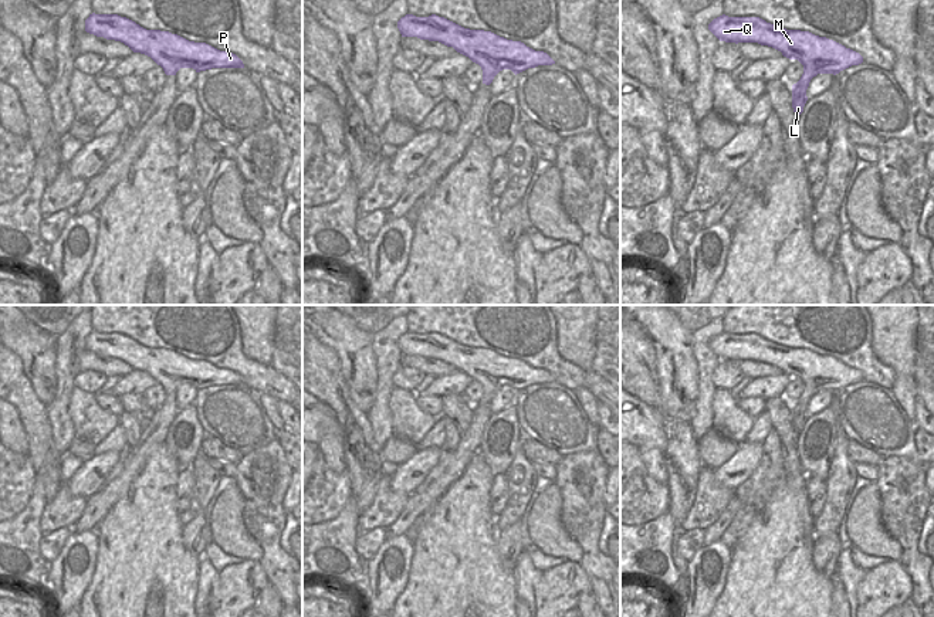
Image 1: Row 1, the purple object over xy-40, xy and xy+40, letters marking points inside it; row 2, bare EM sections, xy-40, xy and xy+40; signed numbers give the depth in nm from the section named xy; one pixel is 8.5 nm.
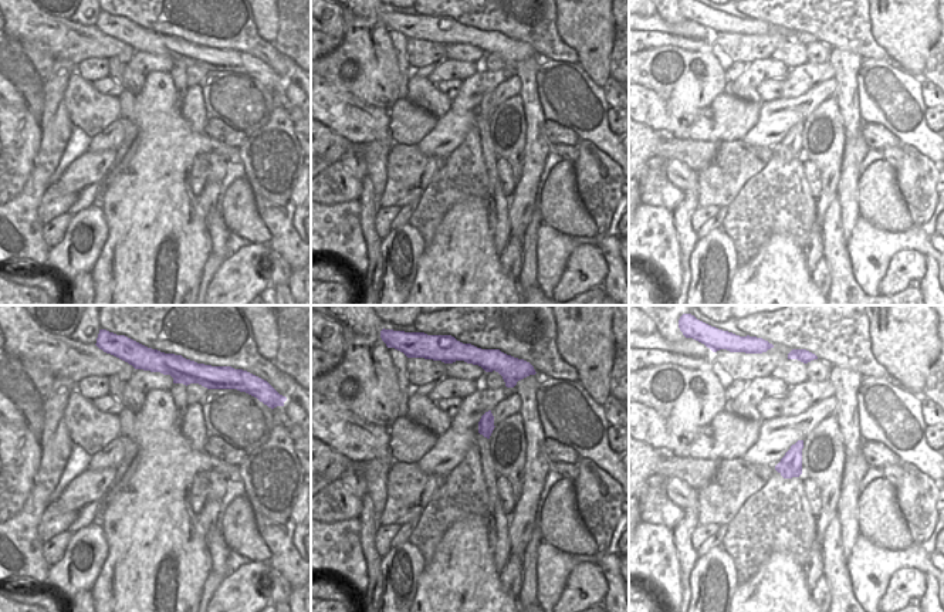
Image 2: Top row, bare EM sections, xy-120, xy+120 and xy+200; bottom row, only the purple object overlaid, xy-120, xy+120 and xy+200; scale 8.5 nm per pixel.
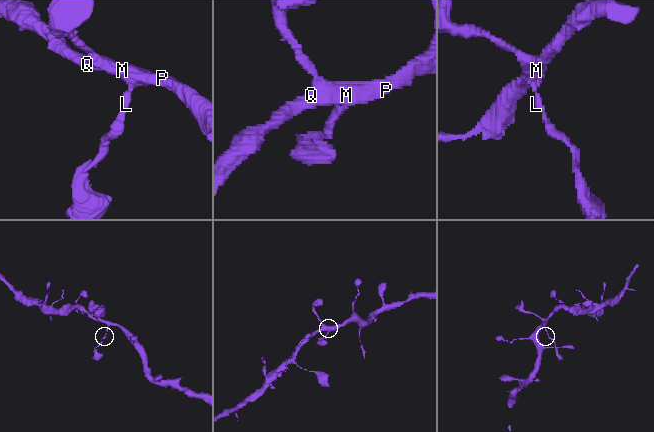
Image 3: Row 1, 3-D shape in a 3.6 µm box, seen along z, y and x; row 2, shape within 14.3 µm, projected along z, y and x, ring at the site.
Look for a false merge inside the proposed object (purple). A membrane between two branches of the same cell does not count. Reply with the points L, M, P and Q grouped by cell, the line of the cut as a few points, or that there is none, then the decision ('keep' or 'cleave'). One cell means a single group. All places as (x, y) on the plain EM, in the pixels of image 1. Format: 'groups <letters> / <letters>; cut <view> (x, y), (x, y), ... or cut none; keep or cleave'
groups L M P Q; cut none; keep

